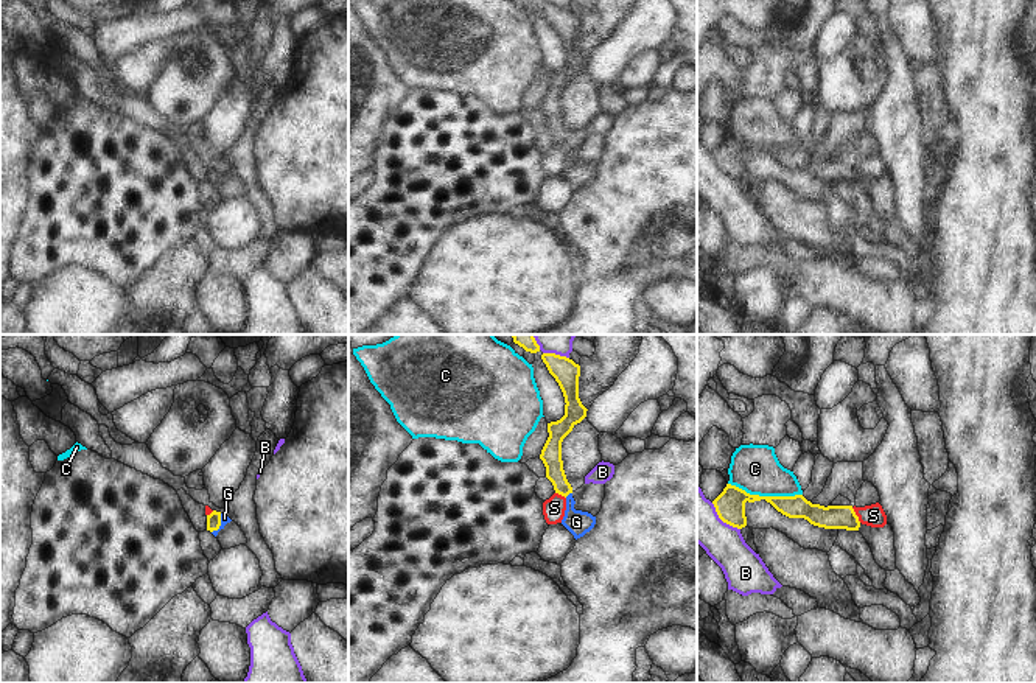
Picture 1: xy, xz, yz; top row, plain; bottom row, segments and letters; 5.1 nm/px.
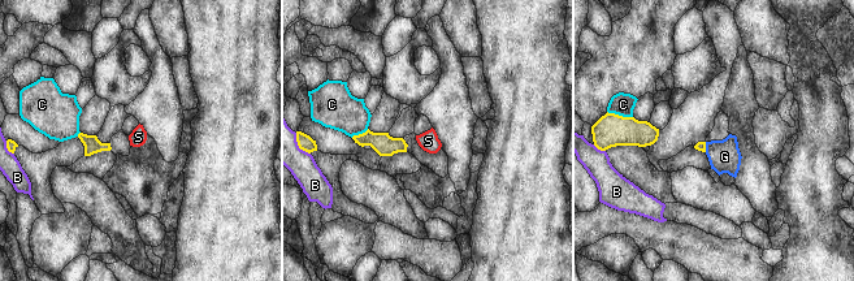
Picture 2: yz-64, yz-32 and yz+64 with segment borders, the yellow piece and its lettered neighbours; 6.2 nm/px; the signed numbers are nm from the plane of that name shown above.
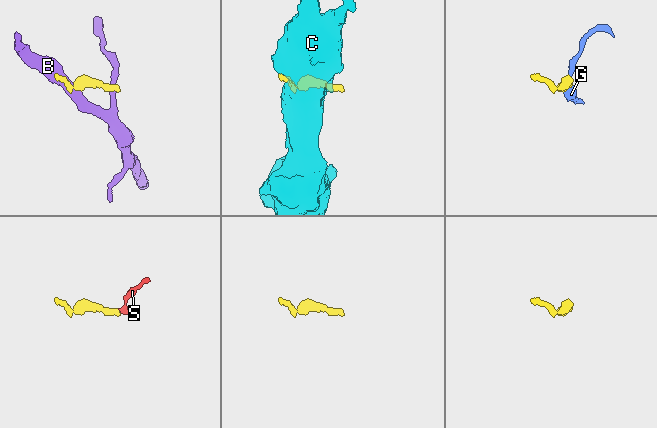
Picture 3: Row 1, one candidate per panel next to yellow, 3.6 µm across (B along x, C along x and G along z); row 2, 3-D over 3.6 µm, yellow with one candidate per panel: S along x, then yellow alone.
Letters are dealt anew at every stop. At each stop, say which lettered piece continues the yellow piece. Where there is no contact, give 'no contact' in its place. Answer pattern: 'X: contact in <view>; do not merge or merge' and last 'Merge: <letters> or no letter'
B: contact in yz; do not merge
C: contact in yz; do not merge
G: contact in xz; merge
S: contact in yz; do not merge
Merge: G

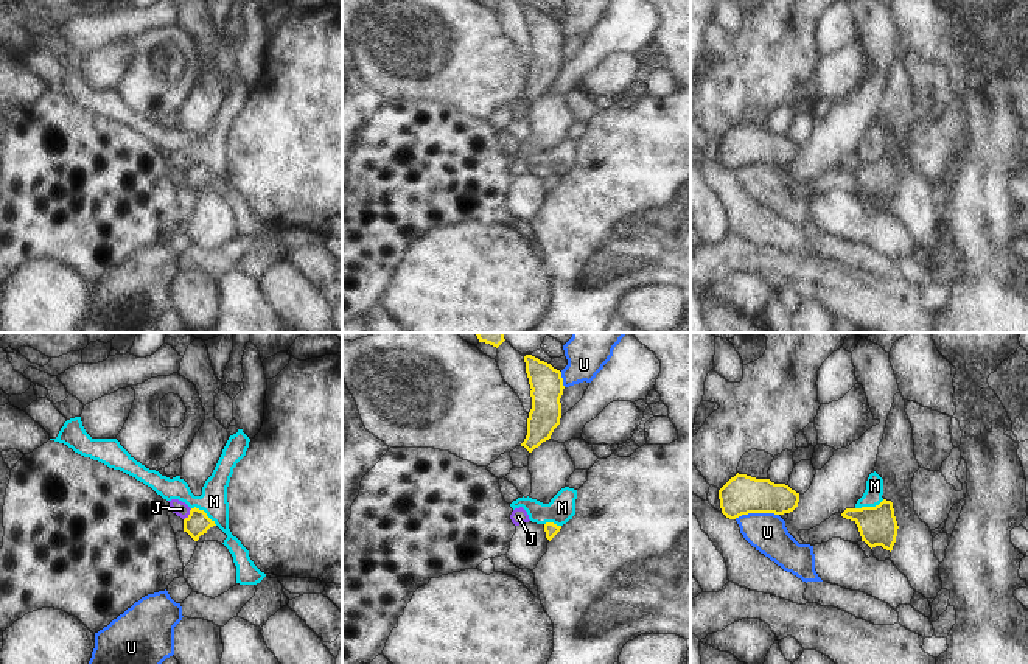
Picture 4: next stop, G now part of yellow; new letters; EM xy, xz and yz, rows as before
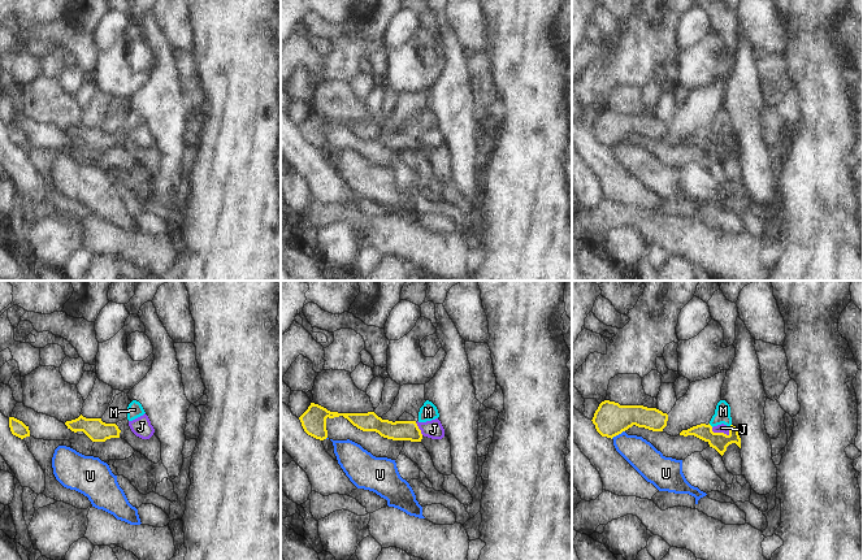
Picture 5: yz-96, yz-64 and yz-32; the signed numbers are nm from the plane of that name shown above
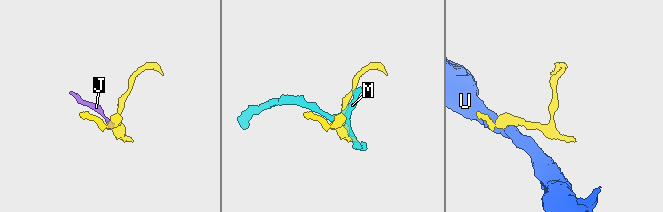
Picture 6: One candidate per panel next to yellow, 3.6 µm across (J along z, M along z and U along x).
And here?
J: contact in xy; do not merge
M: contact in xy; do not merge
U: contact in yz; do not merge
Merge: no letter

